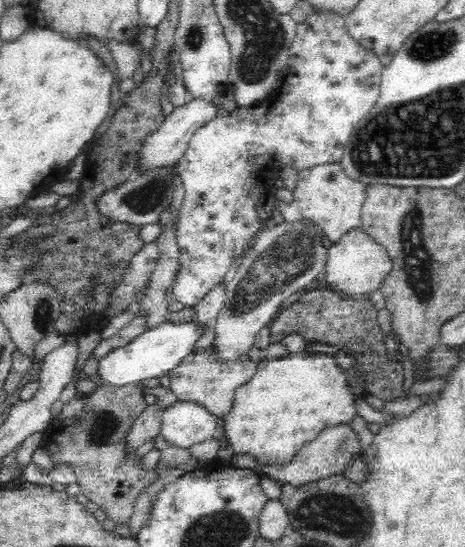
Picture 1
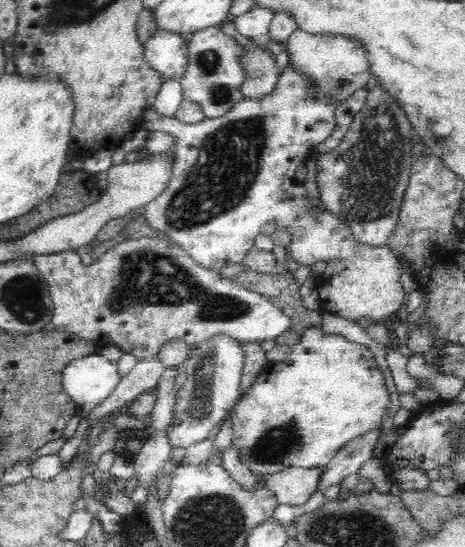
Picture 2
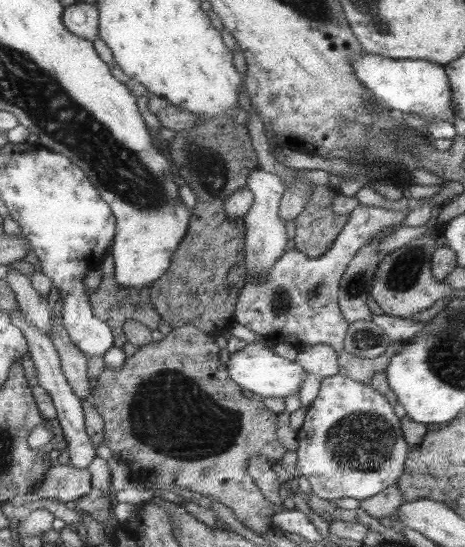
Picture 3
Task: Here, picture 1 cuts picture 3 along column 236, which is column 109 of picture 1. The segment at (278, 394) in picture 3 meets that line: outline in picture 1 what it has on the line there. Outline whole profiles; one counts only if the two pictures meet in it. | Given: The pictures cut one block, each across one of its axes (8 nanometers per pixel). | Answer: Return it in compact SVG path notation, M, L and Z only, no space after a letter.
M194 319L184 324L166 321L160 326L142 332L130 344L105 354L99 359L97 375L115 387L140 384L142 380L148 380L148 378L159 378L165 372L170 372L178 366L184 357L192 353L192 349L195 348L196 342L205 330L206 328Z

